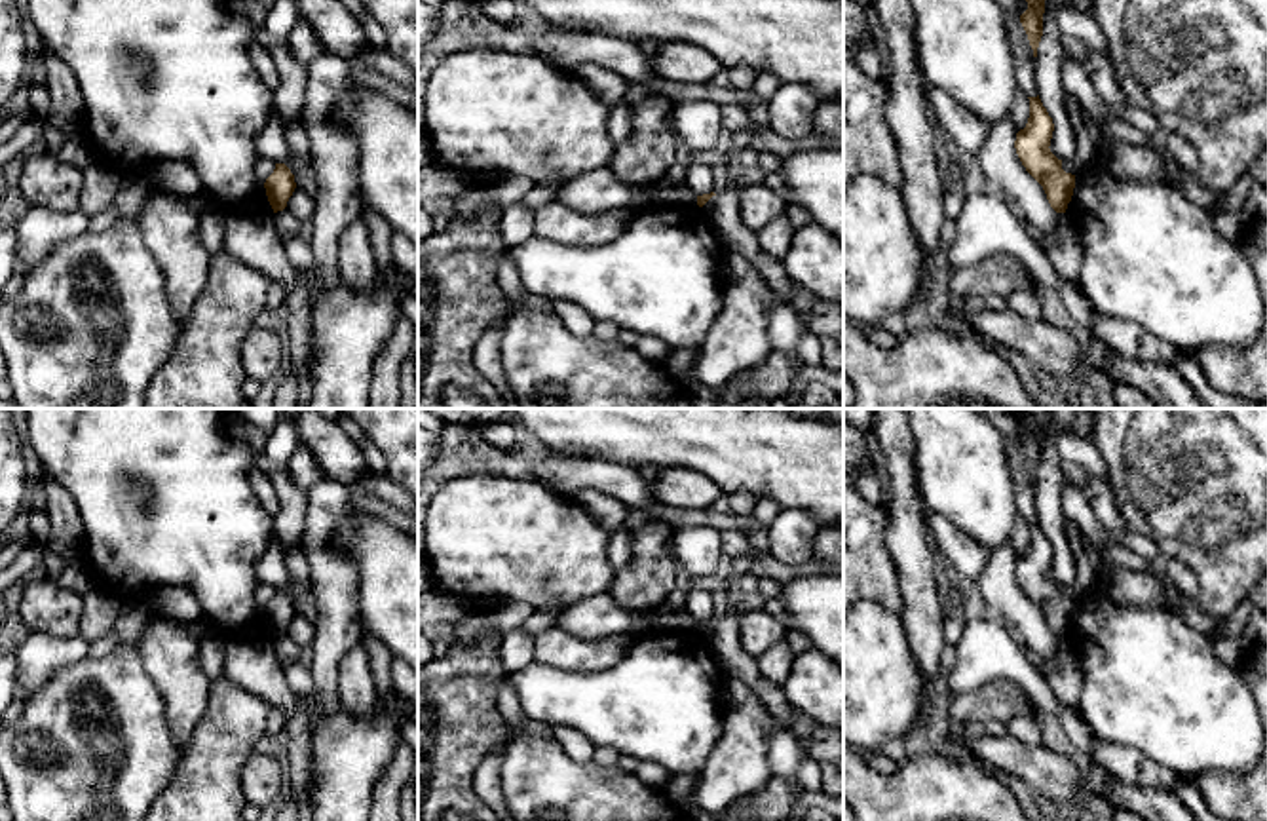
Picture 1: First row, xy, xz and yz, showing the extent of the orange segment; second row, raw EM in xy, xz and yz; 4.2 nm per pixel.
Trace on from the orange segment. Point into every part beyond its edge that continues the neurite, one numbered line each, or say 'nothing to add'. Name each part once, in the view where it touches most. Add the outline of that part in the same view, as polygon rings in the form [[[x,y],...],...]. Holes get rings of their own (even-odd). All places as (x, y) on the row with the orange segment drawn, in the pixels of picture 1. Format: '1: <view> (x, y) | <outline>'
nothing to add

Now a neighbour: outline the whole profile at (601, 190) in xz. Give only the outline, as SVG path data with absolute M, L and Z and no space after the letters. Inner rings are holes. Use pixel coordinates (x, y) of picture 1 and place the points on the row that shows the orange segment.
M610 167L593 169L570 179L557 201L579 215L627 213L638 198L650 200L652 188L631 186Z

